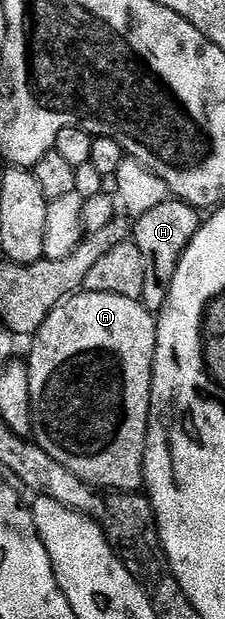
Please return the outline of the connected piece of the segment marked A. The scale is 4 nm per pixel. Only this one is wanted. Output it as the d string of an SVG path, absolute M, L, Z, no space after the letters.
M79 291L68 297L56 307L42 322L31 341L32 353L26 356L28 373L30 374L30 402L32 403L32 436L34 443L54 462L62 462L70 474L78 474L87 484L96 490L108 488L112 492L140 492L144 488L144 447L148 441L148 411L152 397L152 367L154 358L158 355L158 320L153 313L148 312L143 303L130 298L122 298L122 294L98 294L97 292Z

